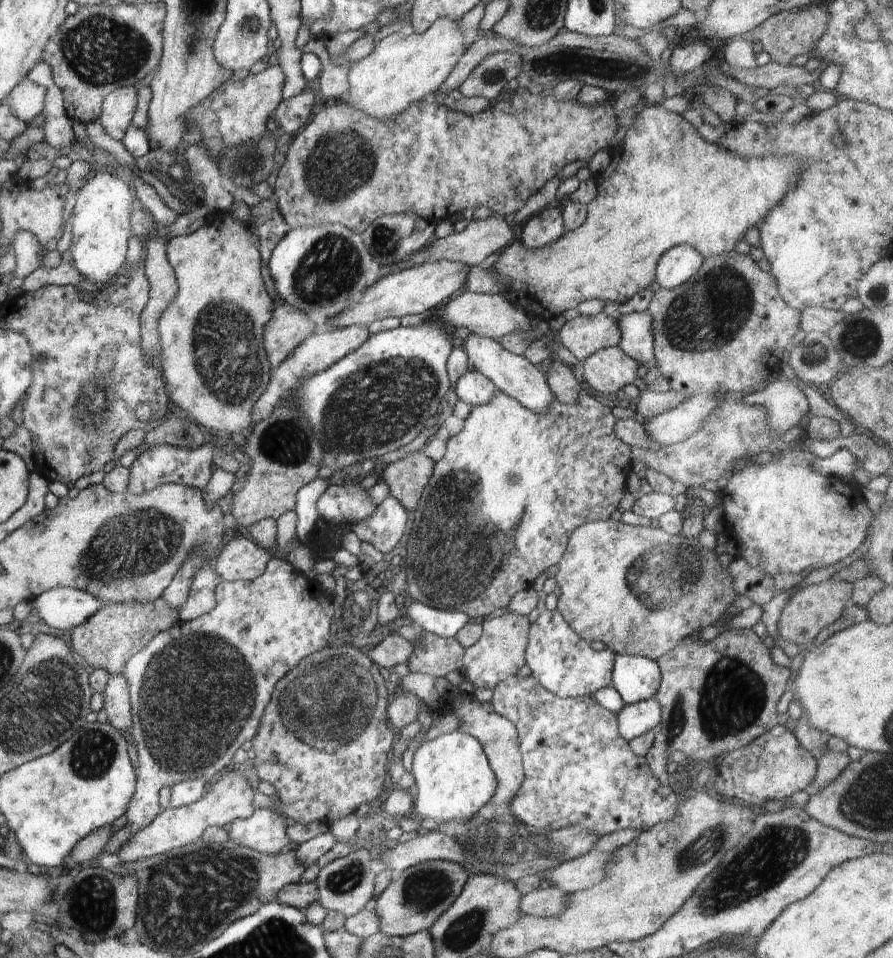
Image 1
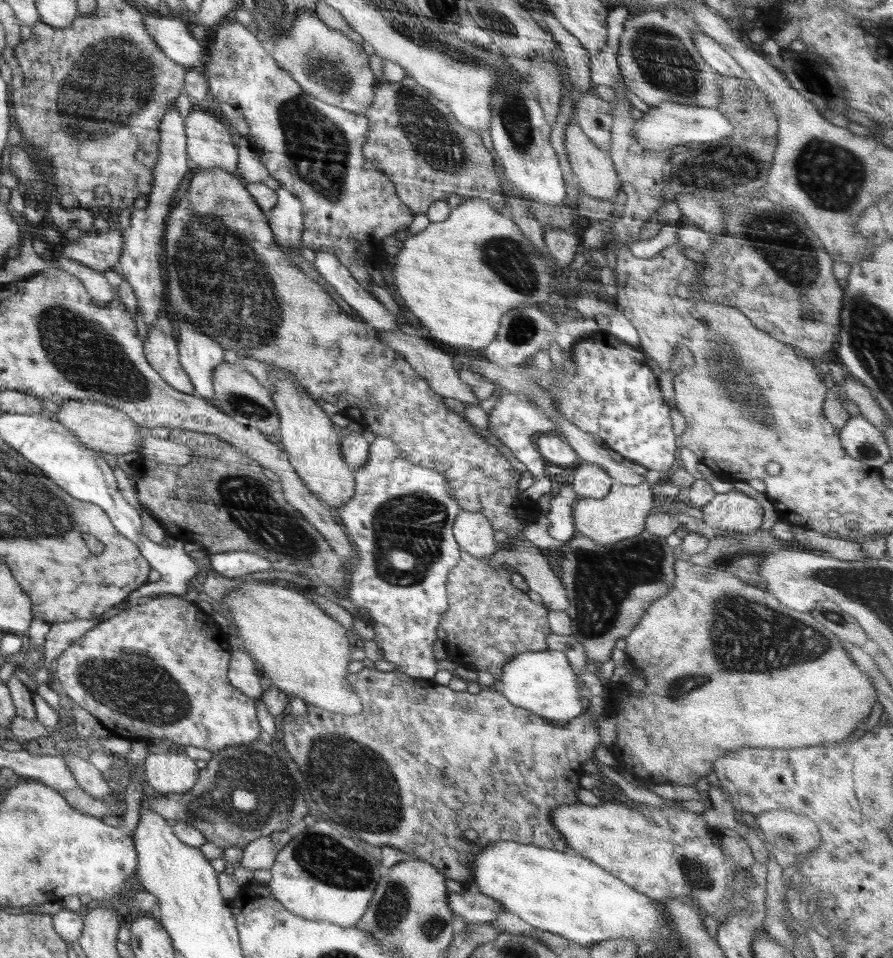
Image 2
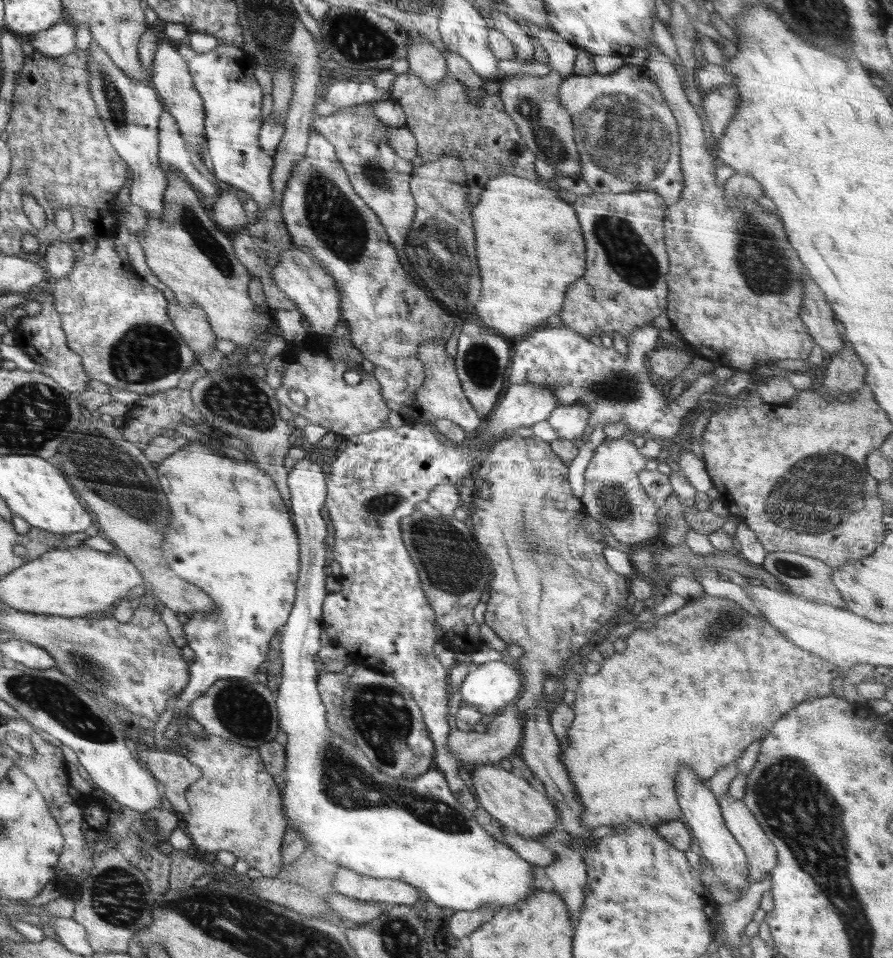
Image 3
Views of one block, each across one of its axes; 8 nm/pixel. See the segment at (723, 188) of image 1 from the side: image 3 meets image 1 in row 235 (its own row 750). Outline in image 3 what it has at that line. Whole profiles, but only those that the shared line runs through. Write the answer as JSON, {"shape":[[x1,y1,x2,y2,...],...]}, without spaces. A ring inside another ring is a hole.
{"shape":[[708,594,700,596,700,598,688,599,687,604,679,610,662,615,654,622,652,628,640,627,632,631,625,641,626,648,624,648,624,651,621,654,615,652,605,659,598,673,594,675,581,674,580,684,574,690,576,693,573,708,575,717,568,732,570,737,569,744,566,748,562,748,562,754,560,754,560,760,566,765,568,777,571,778,570,781,574,785,576,797,580,799,580,803,584,807,584,812,580,814,580,821,582,821,584,827,588,827,591,830,598,828,598,826,614,827,618,824,630,823,648,824,648,826,655,827,666,821,679,819,683,816,683,812,677,803,674,778,676,778,677,770,680,770,680,766,688,766,696,774,698,780,707,782,720,768,724,768,730,762,739,759,745,748,752,742,762,741,762,738,766,738,766,734,772,730,772,726,786,712,792,711,794,707,797,707,798,704,806,699,832,695,832,689,830,689,832,688,832,680,836,676,840,676,842,672,842,668,836,666,836,664,792,644,766,618,762,619,762,617,751,615,730,598,709,596]]}

